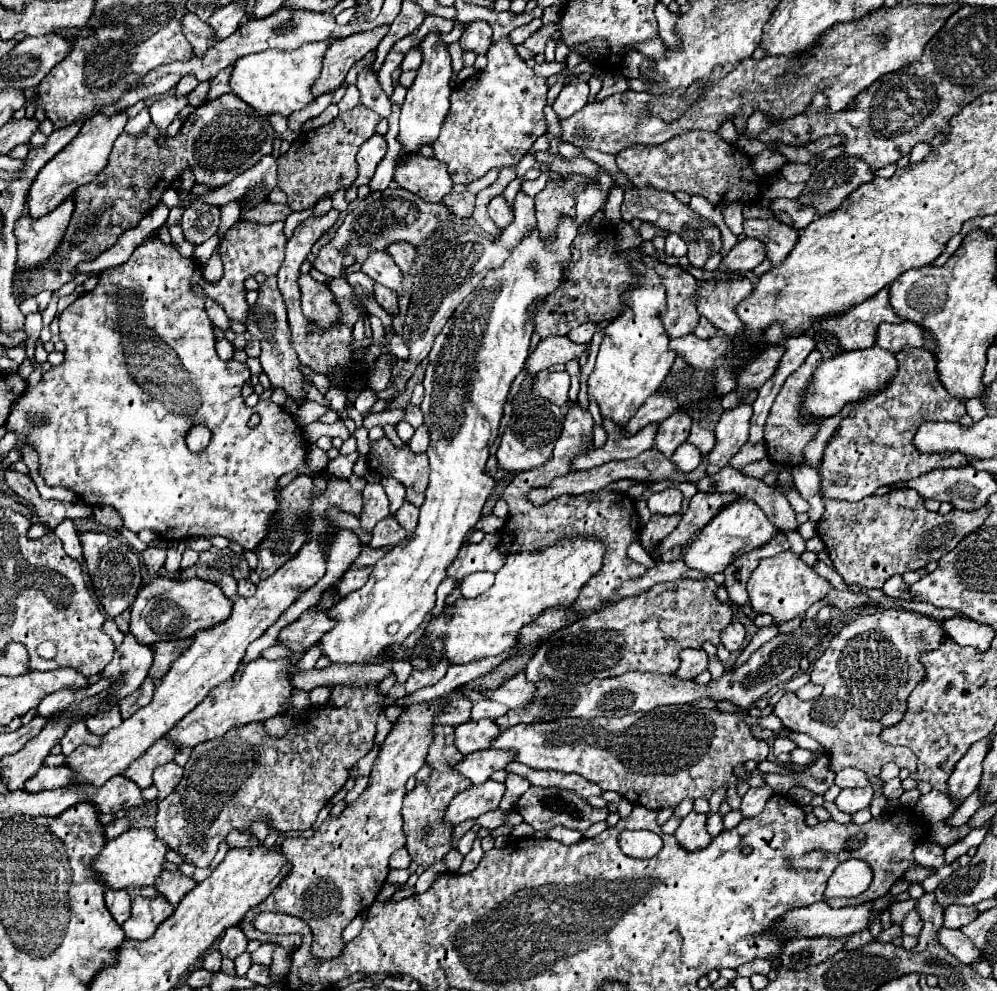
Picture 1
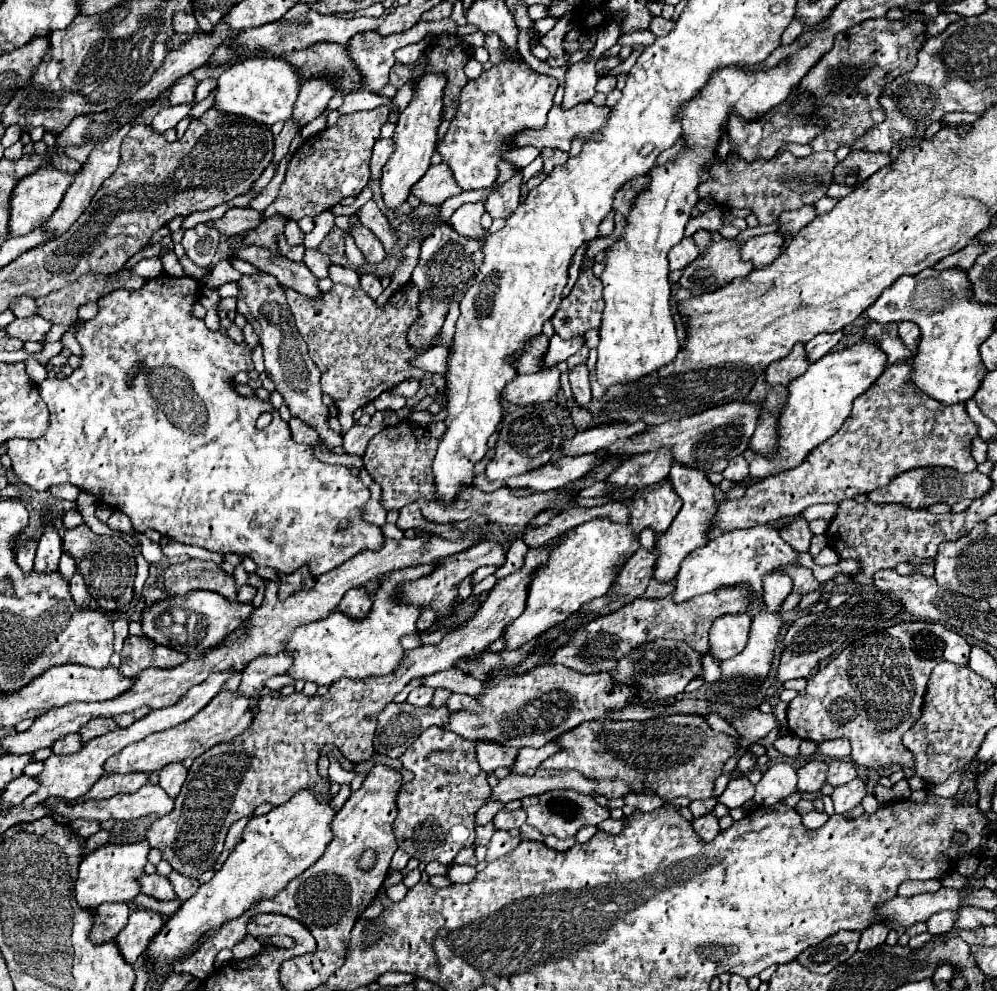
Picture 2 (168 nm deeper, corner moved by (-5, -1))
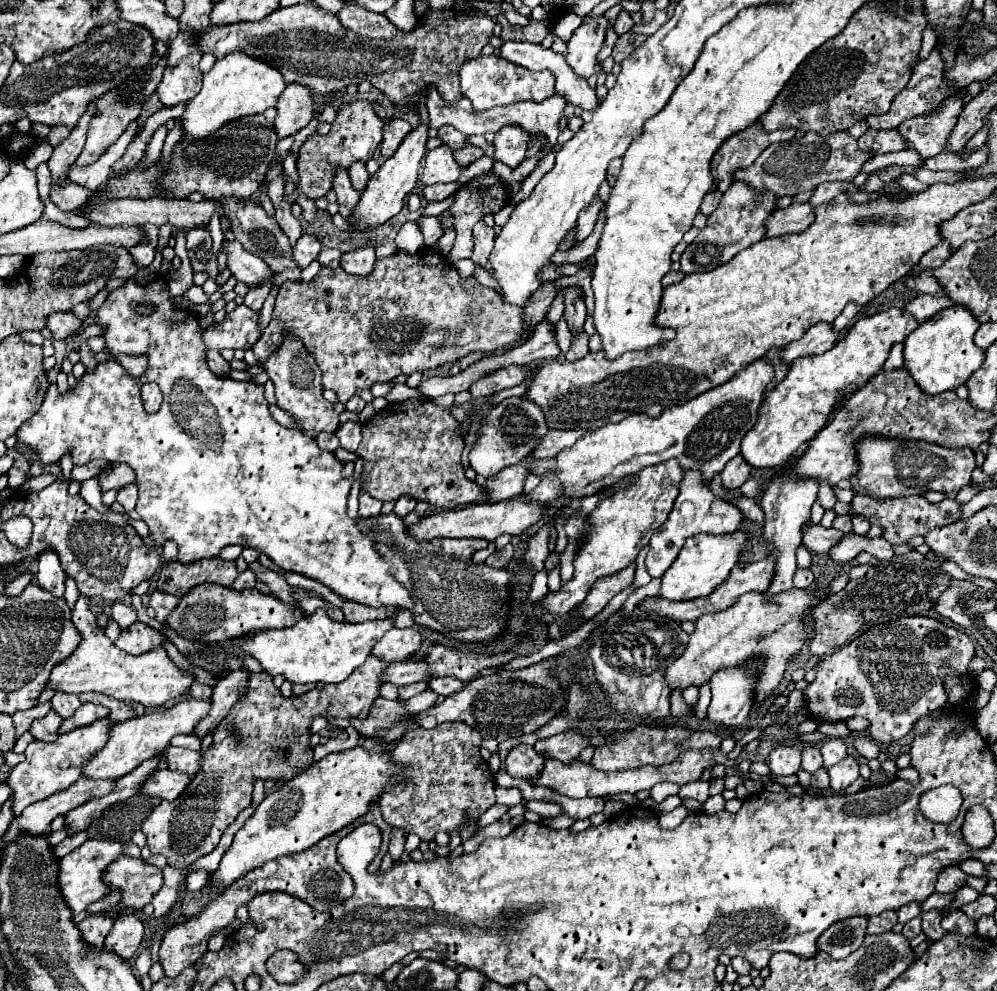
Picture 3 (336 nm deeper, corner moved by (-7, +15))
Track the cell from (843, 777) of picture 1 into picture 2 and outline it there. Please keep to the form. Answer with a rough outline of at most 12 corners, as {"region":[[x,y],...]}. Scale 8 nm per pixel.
{"region":[[848,760],[828,764],[828,784],[842,786],[854,780],[856,768]]}

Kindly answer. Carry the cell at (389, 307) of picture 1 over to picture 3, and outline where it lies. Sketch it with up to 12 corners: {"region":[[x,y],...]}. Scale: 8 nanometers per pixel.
{"region":[[360,248],[342,256],[350,274],[374,270],[374,248]]}

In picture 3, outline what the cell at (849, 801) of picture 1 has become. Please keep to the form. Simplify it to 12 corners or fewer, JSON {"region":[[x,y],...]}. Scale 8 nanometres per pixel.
{"region":[[854,756],[828,768],[830,788],[842,794],[860,778]]}

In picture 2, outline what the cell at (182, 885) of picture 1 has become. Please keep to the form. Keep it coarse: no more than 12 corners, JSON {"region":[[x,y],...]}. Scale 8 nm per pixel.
{"region":[[142,874],[142,894],[156,900],[176,898],[164,876]]}

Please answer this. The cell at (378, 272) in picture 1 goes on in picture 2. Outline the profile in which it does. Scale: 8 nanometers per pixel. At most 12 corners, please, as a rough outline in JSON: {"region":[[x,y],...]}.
{"region":[[362,224],[350,226],[356,246],[368,262],[384,260],[382,242]]}

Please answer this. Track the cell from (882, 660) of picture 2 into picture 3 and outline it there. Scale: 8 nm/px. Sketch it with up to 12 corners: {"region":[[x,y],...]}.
{"region":[[928,616],[862,632],[816,664],[806,712],[892,744],[946,704],[972,638]]}

